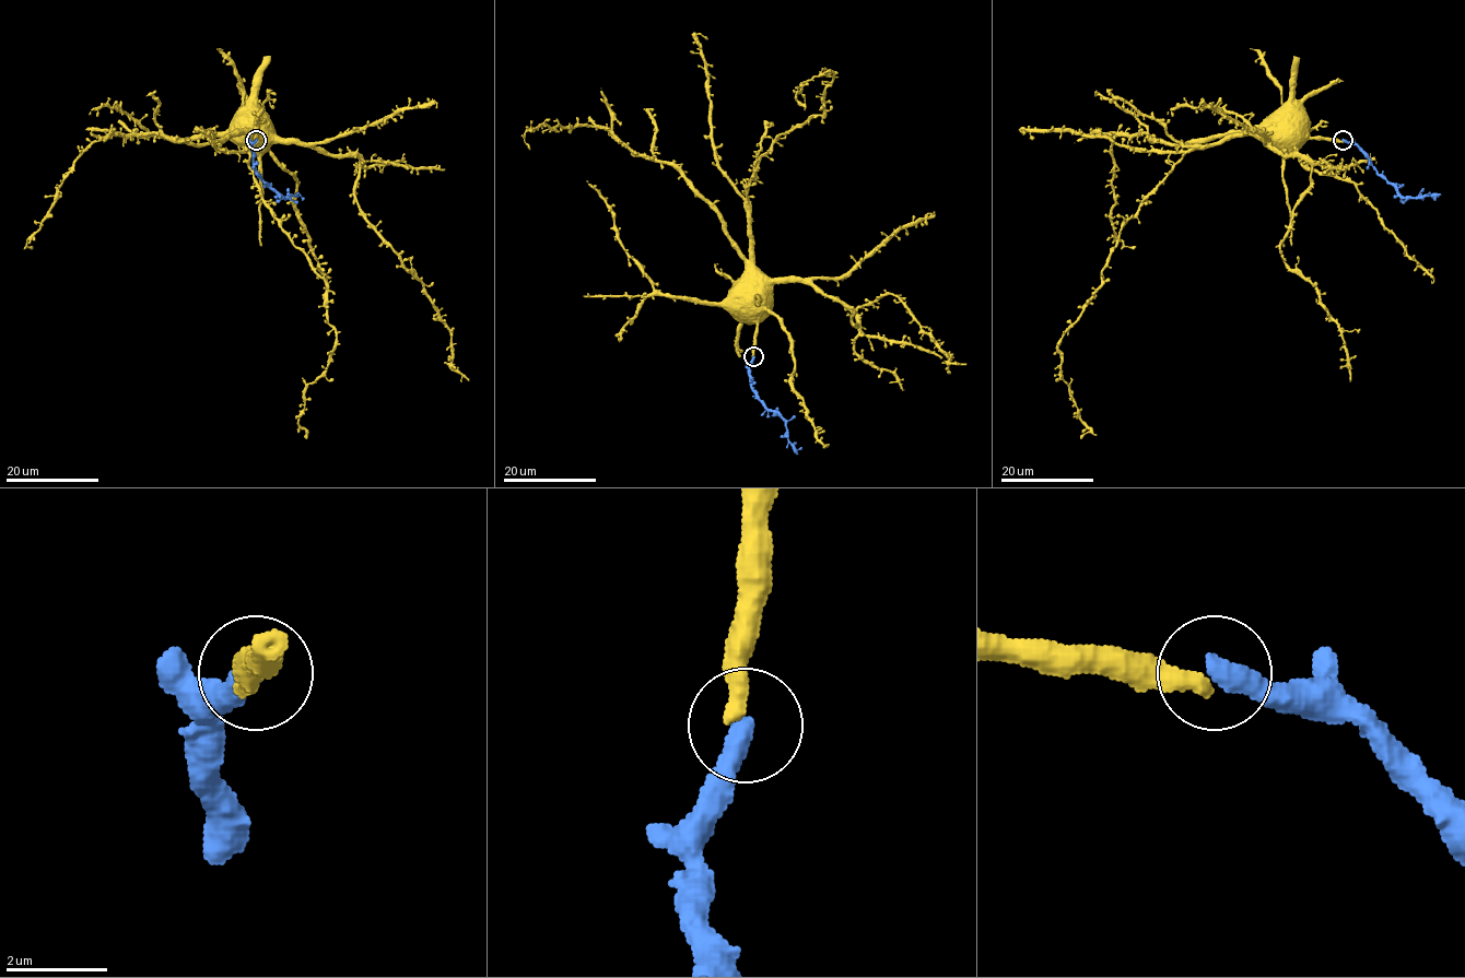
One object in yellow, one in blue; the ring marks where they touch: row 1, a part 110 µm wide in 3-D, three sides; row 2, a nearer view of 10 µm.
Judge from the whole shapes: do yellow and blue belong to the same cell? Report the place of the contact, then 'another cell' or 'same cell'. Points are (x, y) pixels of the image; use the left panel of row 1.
(256, 140) | same cell

